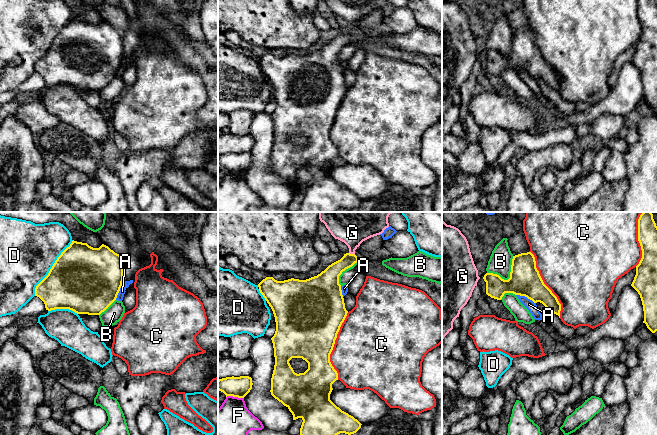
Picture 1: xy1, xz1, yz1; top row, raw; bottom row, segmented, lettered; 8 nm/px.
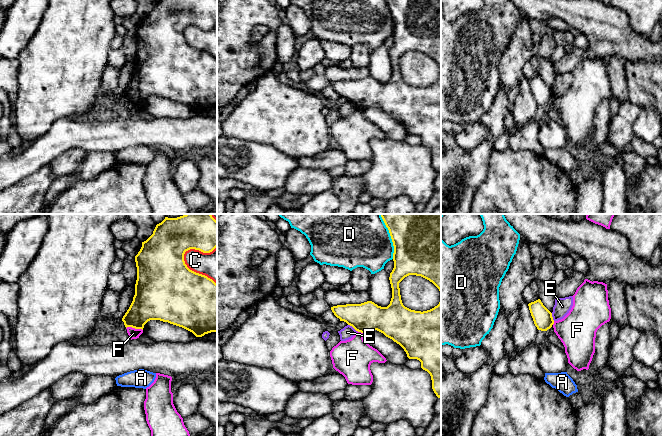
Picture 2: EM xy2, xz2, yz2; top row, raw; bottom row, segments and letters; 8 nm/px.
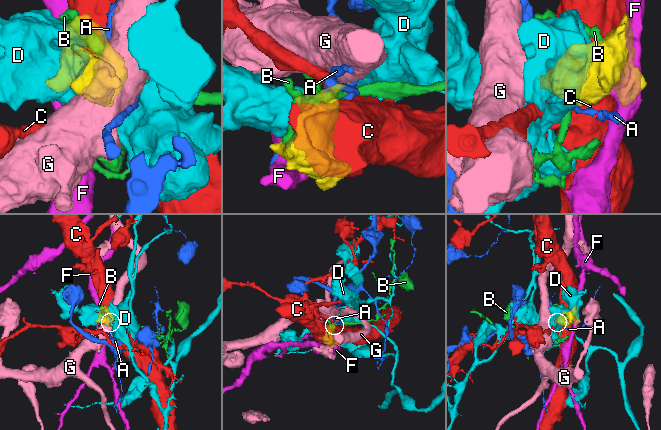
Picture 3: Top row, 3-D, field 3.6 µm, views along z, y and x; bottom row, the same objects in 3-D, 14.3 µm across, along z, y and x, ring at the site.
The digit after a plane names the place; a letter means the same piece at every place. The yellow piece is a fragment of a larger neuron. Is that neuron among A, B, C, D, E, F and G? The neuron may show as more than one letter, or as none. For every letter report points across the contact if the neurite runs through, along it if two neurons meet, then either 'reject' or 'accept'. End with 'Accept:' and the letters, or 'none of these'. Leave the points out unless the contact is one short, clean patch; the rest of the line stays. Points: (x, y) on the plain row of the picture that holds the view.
A: reject
B: reject
C: reject
D: reject
E: border xz2 (348, 100), (356, 107); reject
F: reject
G: way xz1 (330, 52), (352, 30), (352, 11); accept
Accept: G

